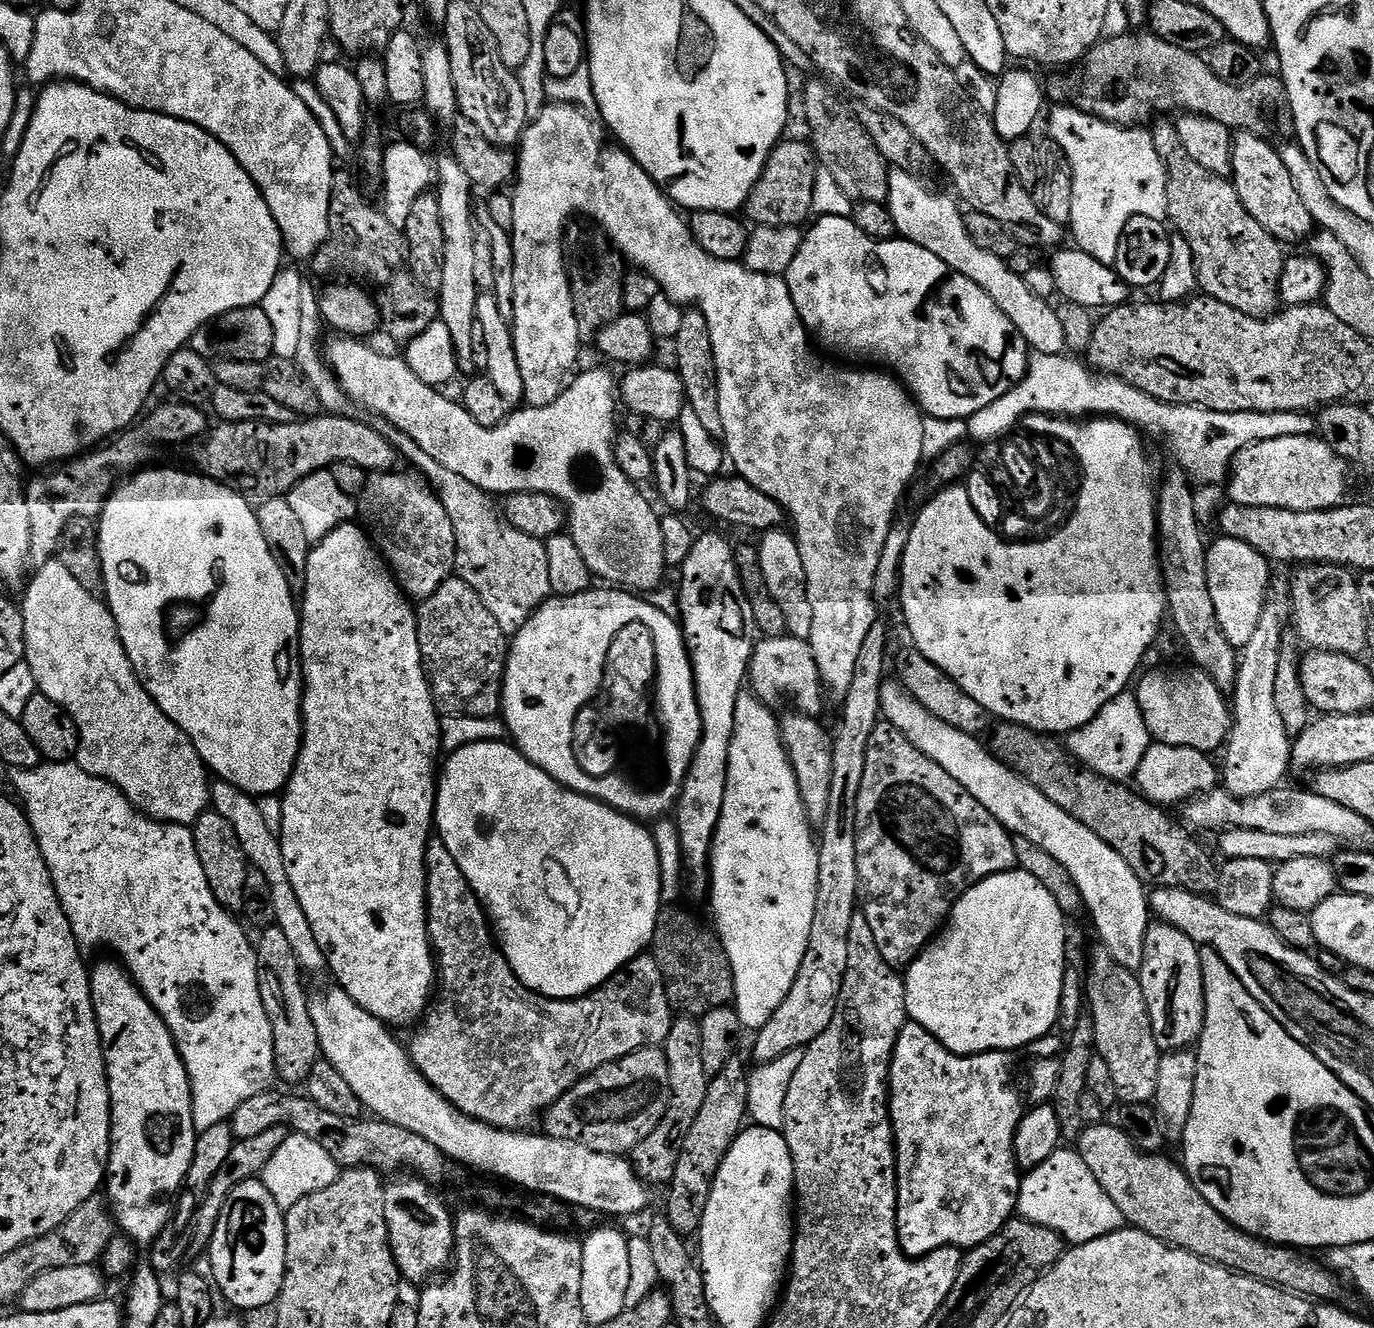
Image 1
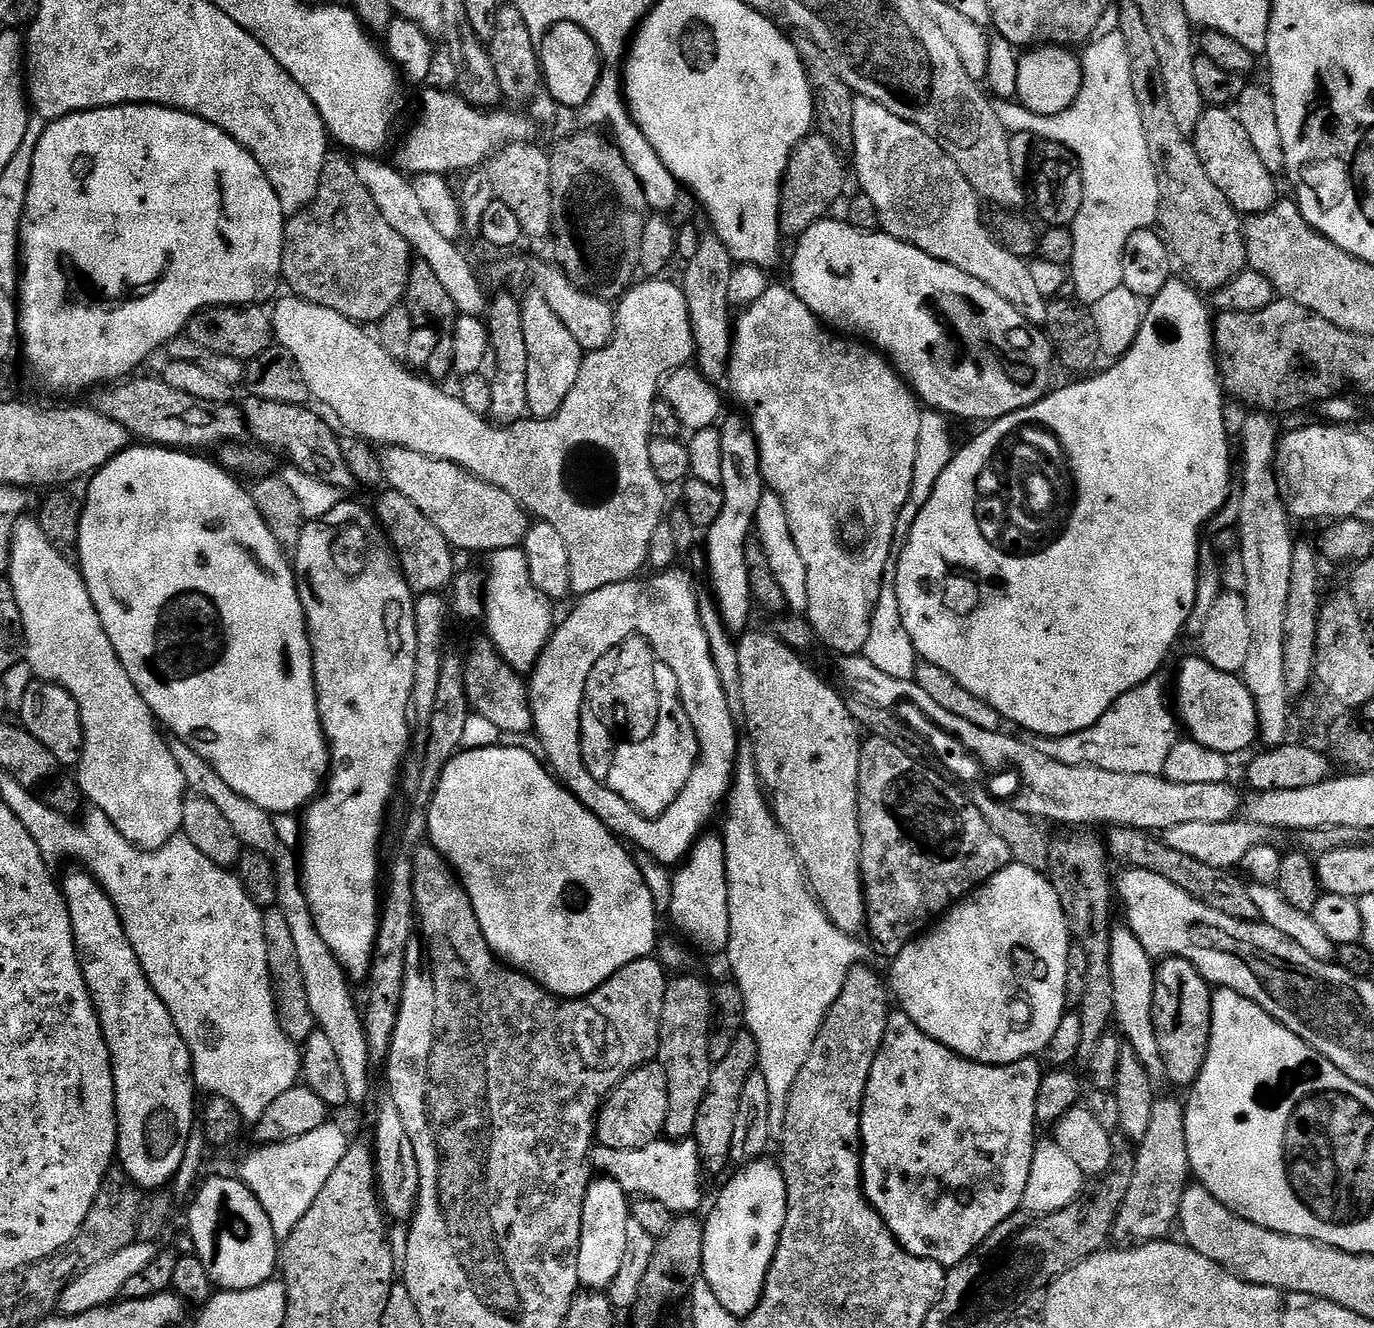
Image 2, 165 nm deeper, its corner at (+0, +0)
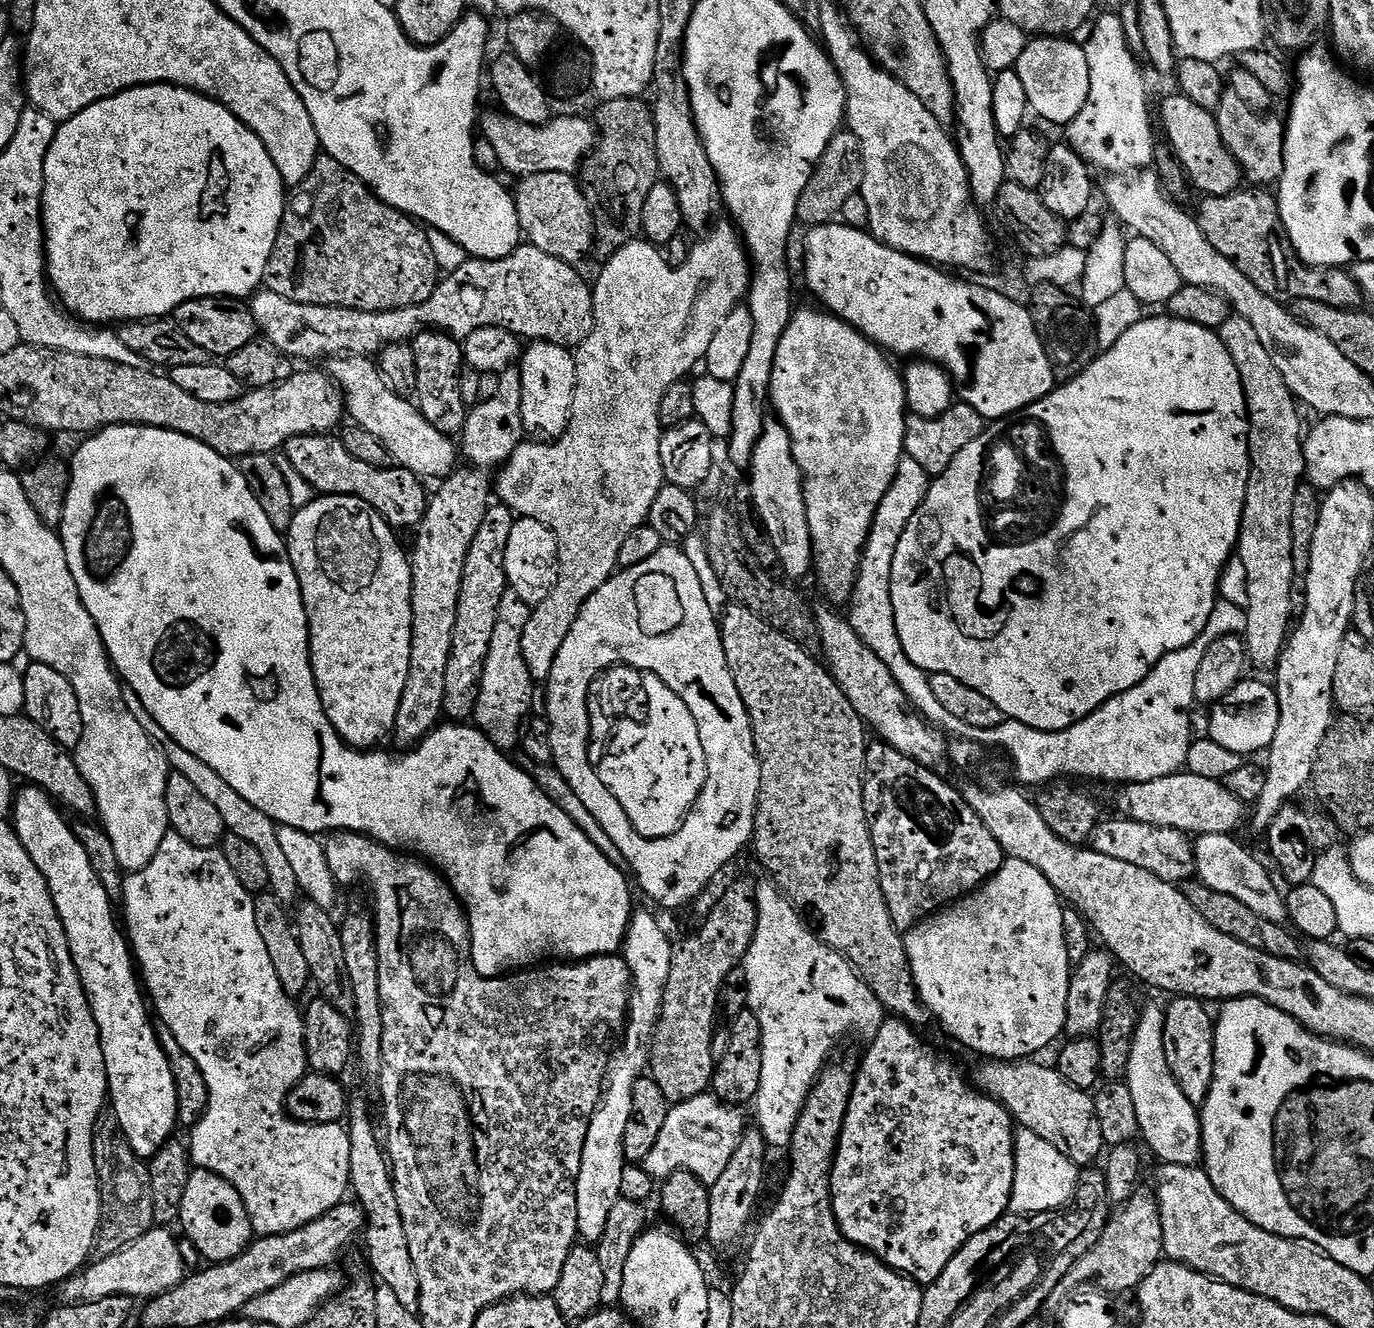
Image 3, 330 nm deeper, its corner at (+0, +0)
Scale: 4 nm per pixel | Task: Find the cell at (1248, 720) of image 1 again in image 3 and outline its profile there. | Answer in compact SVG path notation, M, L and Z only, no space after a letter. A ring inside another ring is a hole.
M1232 314L1229 315L1226 322L1222 322L1222 326L1218 329L1220 341L1226 346L1226 350L1230 350L1230 358L1234 358L1234 366L1238 368L1238 374L1242 380L1242 390L1246 398L1246 406L1248 407L1248 457L1250 458L1250 478L1246 486L1246 502L1244 503L1244 513L1242 514L1242 522L1240 523L1240 539L1238 541L1238 556L1240 552L1240 564L1242 567L1242 575L1246 578L1246 590L1249 591L1248 621L1246 622L1246 630L1242 634L1242 639L1248 649L1248 659L1254 665L1260 668L1275 669L1276 663L1280 661L1280 655L1284 649L1284 645L1290 635L1290 625L1293 623L1292 615L1294 609L1292 607L1292 583L1296 575L1294 574L1294 558L1292 557L1292 543L1290 542L1290 506L1294 502L1294 494L1296 487L1305 479L1304 474L1304 436L1302 428L1300 432L1300 412L1298 401L1293 396L1290 386L1286 386L1286 378L1282 378L1278 366L1274 366L1274 358L1270 358L1270 354L1266 351L1266 346L1262 346L1258 333L1254 330L1254 326L1250 326L1250 322L1246 318Z

